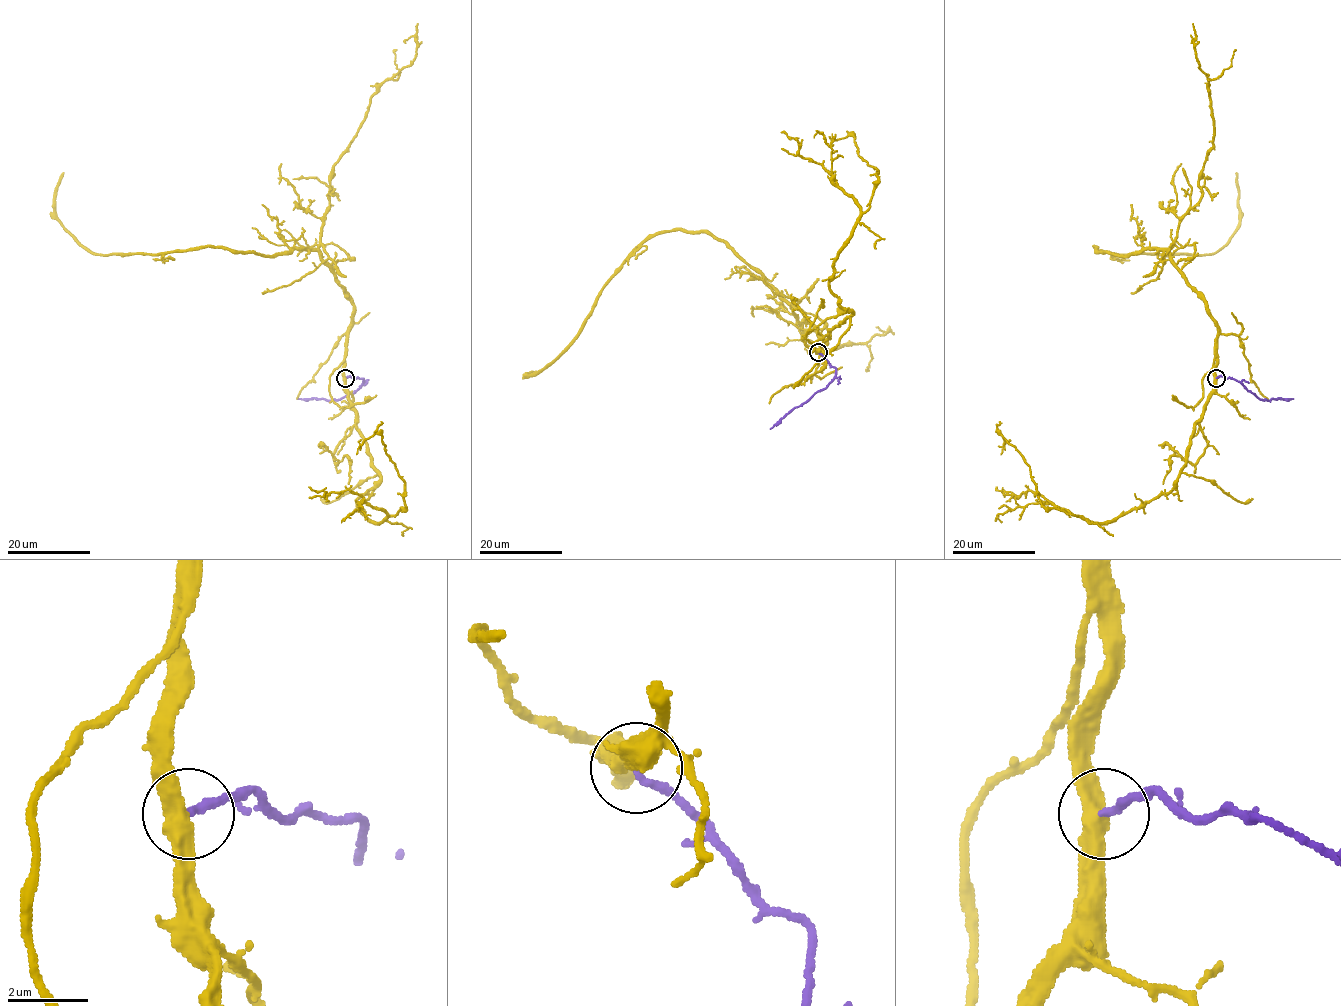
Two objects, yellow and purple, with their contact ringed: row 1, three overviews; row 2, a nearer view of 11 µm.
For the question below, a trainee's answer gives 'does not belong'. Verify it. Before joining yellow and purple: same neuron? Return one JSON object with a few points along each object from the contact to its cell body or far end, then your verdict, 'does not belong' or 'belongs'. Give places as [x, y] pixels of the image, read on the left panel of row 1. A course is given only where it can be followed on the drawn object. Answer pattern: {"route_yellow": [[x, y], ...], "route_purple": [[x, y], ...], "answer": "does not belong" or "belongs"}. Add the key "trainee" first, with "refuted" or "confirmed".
{"trainee": "refuted", "route_yellow": [[346, 377], [353, 302], [318, 251], [90, 253], [55, 215], [63, 173]], "route_purple": [[346, 377], [363, 378], [363, 384], [339, 399], [298, 398]], "answer": "belongs"}

